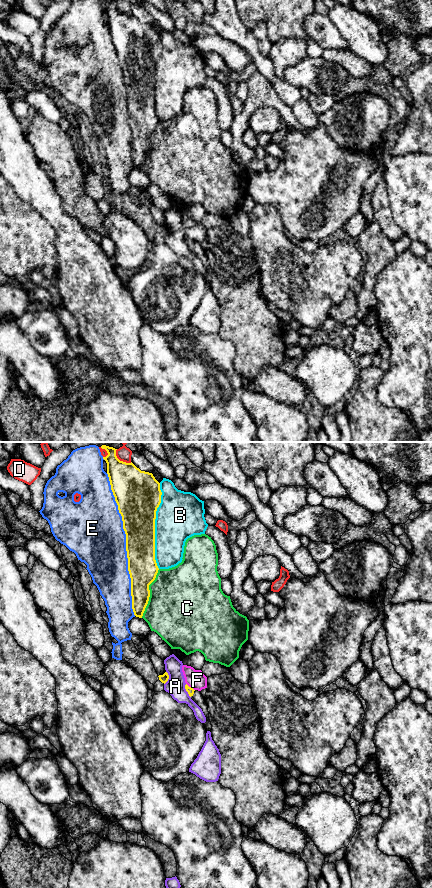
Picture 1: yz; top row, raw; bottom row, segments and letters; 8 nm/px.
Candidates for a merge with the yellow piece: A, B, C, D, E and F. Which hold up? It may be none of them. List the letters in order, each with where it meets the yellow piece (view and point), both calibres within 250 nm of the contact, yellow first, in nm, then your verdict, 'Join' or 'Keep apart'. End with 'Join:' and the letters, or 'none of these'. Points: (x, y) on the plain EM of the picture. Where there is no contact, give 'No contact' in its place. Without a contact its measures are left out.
A: Touches yellow at yz (186, 242). Thickness 50 nm (yellow) against 160 nm. Keep apart
B: Touches yellow at yz (154, 78). Thickness 320 nm (yellow) against 380 nm. Keep apart
C: Touches yellow at yz (149, 145). Thickness 240 nm (yellow) against 480 nm. Keep apart
D: Touches yellow at yz (121, 13). Thickness 320 nm (yellow) against 110 nm. Keep apart
E: Touches yellow at yz (126, 96). Thickness 260 nm (yellow) against 440 nm. Keep apart
F: Touches yellow at yz (190, 239). Thickness 50 nm (yellow) against 150 nm. Keep apart
Join: none of these

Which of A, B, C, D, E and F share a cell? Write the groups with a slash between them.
A / B / C / D / E / F

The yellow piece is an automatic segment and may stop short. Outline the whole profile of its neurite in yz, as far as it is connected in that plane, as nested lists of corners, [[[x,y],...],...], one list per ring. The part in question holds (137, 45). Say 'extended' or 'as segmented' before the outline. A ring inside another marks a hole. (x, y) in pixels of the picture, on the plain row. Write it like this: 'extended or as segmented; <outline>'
as segmented; [[[102,0],[108,5],[103,11],[107,15],[107,26],[111,42],[122,68],[126,86],[128,123],[131,130],[132,161],[136,169],[142,170],[150,149],[149,137],[155,132],[158,118],[155,112],[155,71],[161,55],[160,35],[152,25],[141,23],[132,14],[120,13],[115,0]]]

